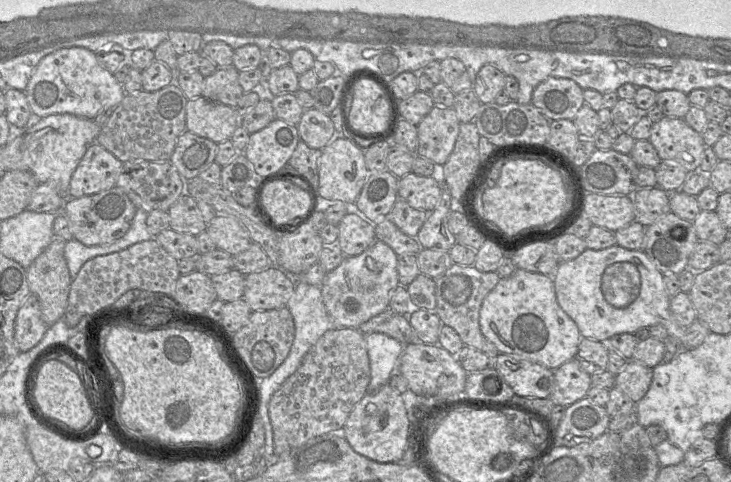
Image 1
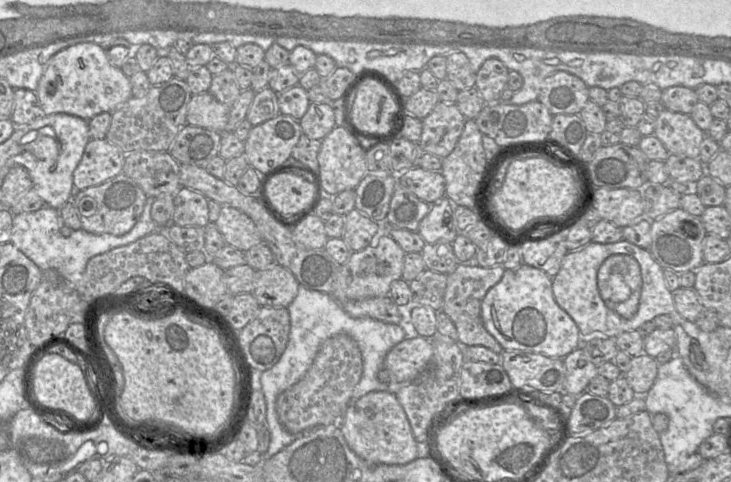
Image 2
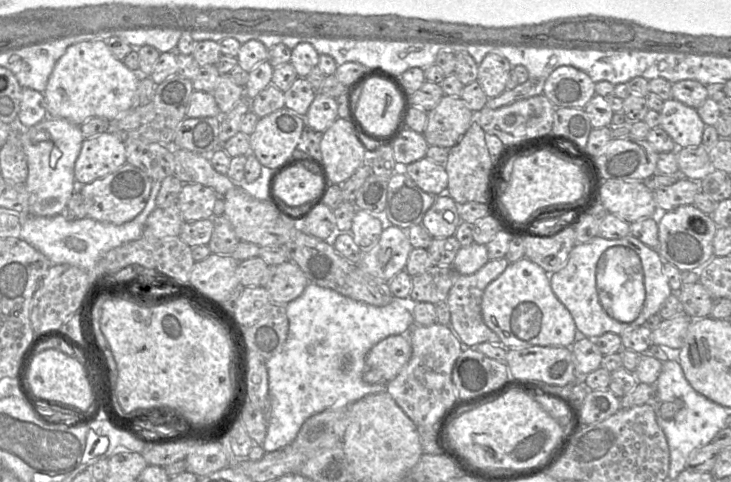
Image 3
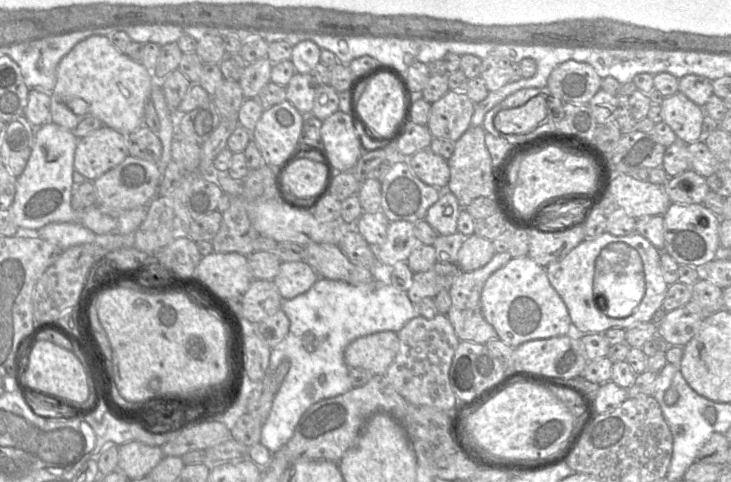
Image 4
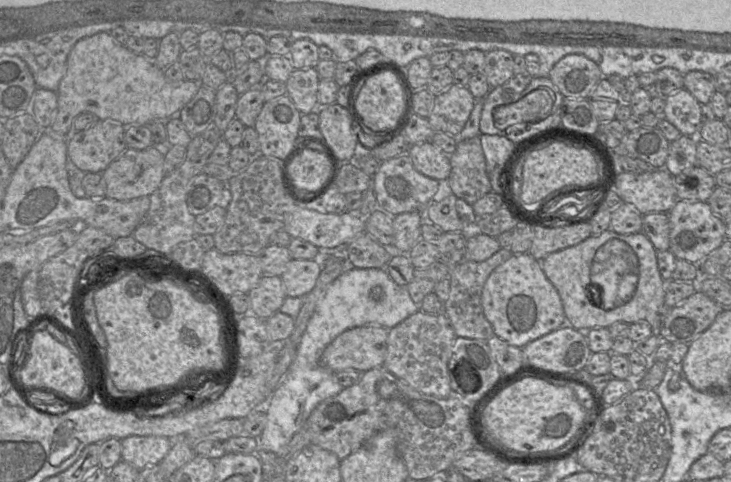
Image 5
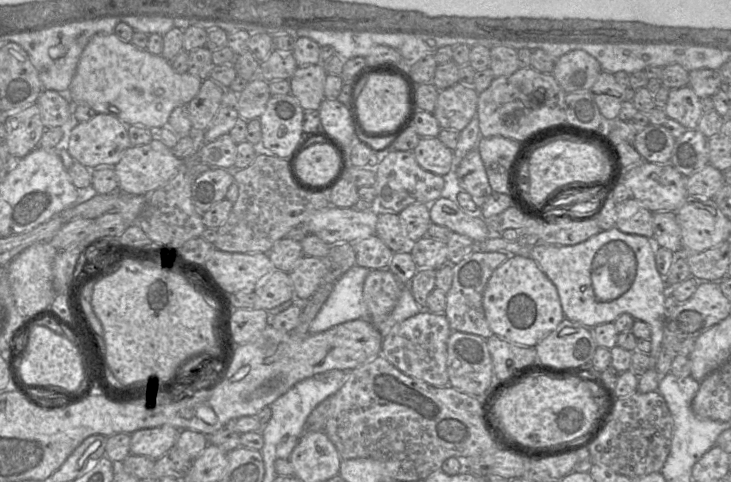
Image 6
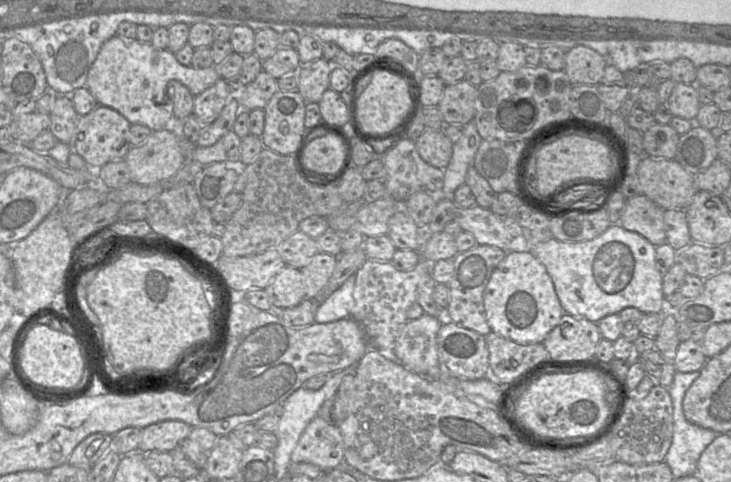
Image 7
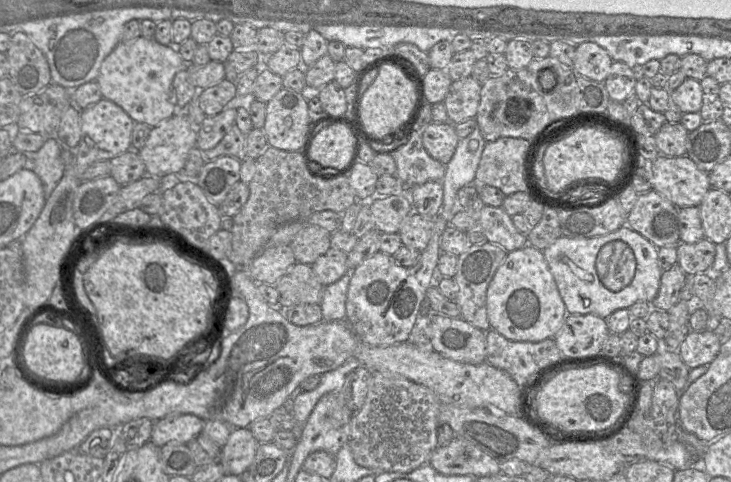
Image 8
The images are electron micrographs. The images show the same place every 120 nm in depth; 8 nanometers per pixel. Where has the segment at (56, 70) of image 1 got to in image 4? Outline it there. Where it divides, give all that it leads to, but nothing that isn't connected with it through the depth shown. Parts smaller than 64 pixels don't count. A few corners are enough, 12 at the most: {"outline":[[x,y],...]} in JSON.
{"outline":[[104,36],[62,58],[51,122],[128,135],[155,78]]}

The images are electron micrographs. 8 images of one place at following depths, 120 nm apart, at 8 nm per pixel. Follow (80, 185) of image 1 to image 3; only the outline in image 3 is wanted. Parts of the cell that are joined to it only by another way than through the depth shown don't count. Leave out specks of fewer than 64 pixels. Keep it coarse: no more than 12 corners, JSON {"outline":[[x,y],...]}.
{"outline":[[107,131],[84,139],[75,179],[88,184],[121,168],[126,145]]}

